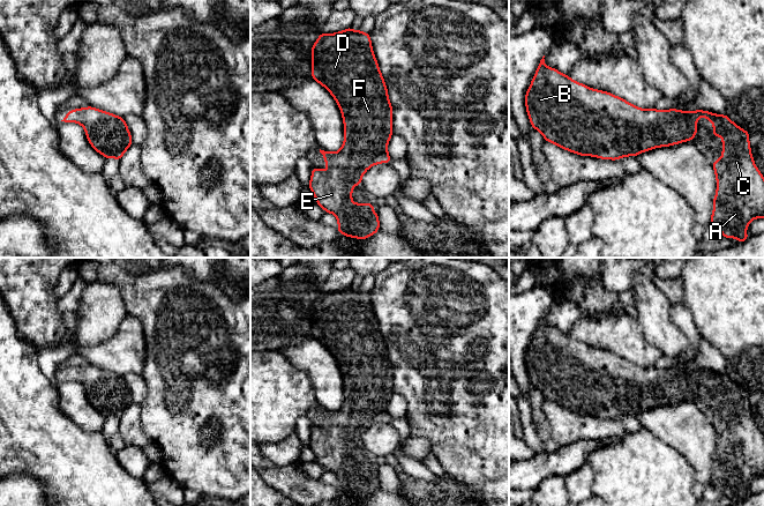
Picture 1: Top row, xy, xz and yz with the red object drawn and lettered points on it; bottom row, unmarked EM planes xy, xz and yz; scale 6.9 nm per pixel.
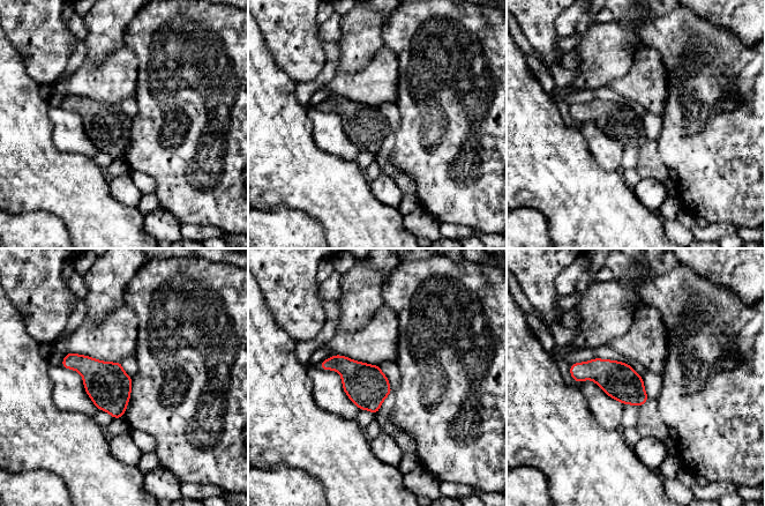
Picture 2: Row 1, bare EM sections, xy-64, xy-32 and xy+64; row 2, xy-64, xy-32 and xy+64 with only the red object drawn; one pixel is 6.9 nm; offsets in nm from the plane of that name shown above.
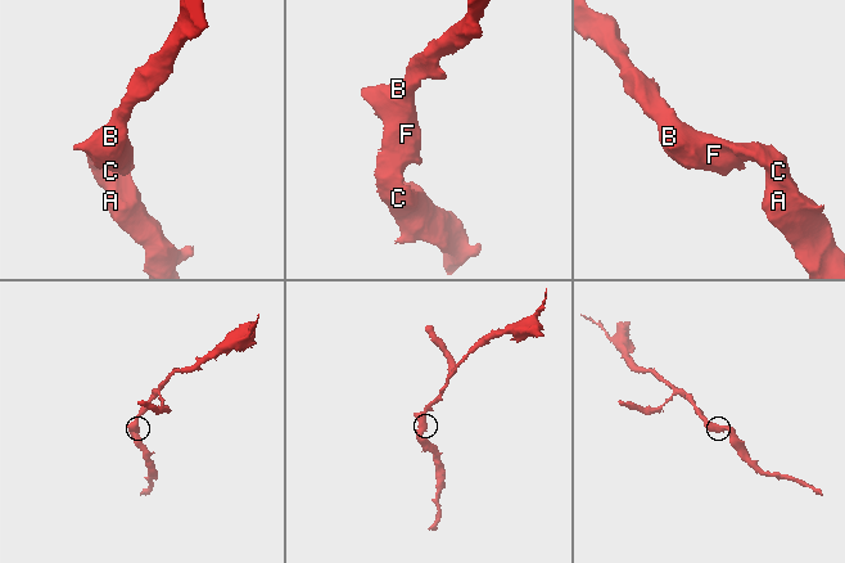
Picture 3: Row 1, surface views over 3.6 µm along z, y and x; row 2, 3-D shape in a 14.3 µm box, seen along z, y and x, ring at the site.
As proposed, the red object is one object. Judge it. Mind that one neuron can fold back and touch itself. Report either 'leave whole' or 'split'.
leave whole

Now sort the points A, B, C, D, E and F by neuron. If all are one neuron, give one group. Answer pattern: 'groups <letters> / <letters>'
groups A B C D E F

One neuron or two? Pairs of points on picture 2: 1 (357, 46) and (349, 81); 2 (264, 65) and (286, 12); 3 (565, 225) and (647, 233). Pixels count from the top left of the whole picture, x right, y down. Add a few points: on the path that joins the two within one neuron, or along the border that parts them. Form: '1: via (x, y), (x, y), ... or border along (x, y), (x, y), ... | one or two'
1: border along (373, 57), (366, 65), (354, 72), (337, 72) | two
2: border along (260, 29), (275, 61), (286, 73) | two
3: via (586, 225), (595, 225), (604, 233), (627, 233) | one

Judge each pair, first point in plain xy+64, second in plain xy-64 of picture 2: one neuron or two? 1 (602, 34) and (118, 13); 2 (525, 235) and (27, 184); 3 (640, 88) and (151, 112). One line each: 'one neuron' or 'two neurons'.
1: one neuron
2: two neurons
3: two neurons

